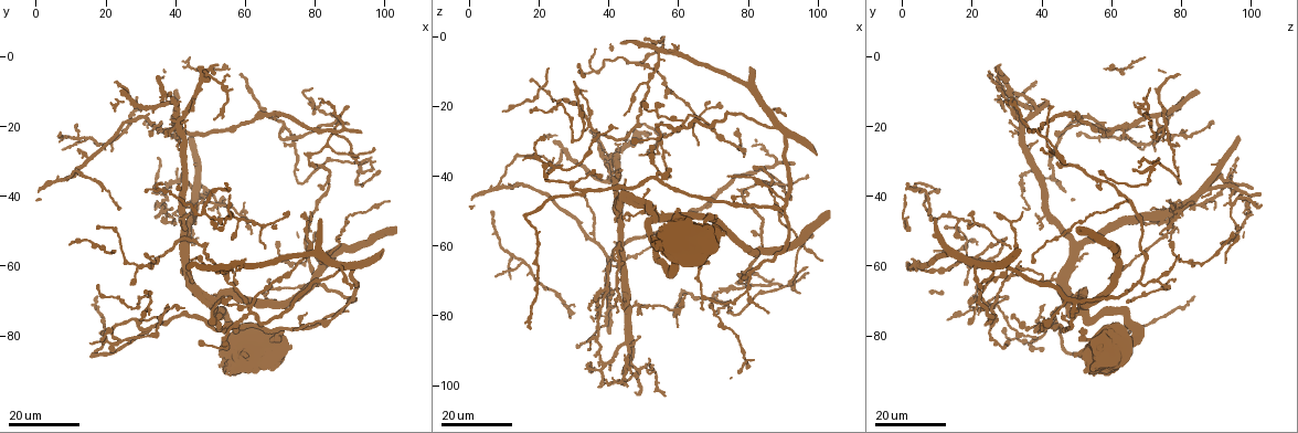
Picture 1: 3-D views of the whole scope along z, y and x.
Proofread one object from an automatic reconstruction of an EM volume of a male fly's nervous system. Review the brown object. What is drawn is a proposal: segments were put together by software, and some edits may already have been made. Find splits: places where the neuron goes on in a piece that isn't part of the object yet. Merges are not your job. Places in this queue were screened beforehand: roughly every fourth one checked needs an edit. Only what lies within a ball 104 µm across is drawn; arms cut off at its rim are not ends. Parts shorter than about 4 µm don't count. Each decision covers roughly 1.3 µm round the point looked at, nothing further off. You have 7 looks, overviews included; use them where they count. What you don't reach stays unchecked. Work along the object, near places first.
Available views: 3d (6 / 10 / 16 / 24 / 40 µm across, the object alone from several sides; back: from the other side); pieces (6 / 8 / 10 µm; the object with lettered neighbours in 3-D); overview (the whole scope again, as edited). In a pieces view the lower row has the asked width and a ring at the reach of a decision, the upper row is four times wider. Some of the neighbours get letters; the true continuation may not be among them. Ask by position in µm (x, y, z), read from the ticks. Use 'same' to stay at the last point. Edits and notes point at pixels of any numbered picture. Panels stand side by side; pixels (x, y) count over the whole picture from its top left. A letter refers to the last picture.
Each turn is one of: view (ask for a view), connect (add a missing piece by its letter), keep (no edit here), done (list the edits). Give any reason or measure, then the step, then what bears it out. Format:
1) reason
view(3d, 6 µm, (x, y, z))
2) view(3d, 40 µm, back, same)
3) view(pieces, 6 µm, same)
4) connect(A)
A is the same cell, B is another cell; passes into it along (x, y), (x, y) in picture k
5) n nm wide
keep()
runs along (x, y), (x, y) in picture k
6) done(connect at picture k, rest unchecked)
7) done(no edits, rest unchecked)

an open end
view(3d, 16 µm, (56.0, 9.5, 28.0))

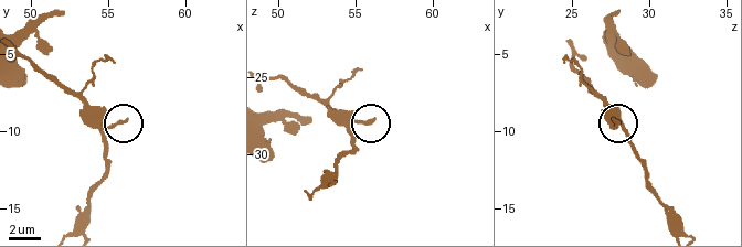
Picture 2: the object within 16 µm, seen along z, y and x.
view(pieces, 6 µm, (56.0, 9.4, 27.8))

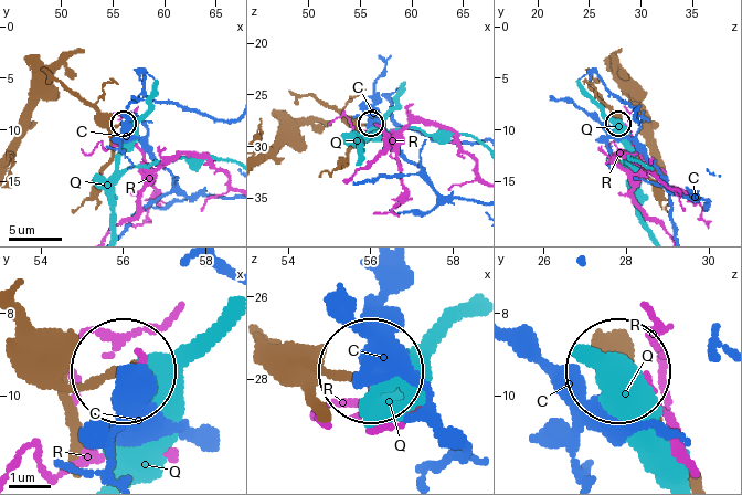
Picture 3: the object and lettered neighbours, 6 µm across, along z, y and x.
200 nm wide
keep()
C, Q and R are other cells; no lettered piece goes on from it

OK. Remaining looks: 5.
branch stops here
view(3d, 24 µm, (57.5, 78.5, 38.5))

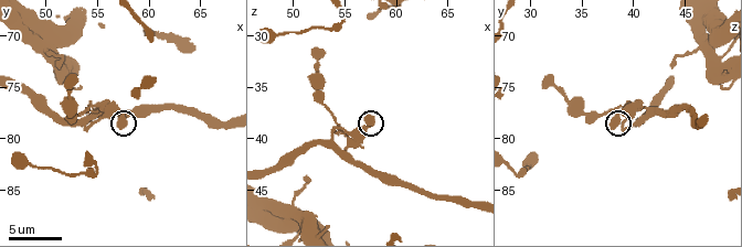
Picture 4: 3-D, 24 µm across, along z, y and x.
view(pieces, 8 µm, (57.4, 78.8, 37.8))

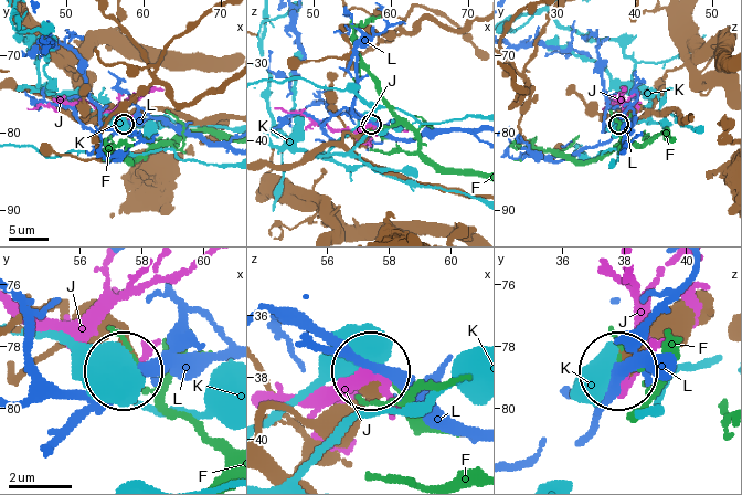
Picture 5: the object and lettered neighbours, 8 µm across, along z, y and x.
keep()
F, J, K and L are other cells; no lettered piece goes on from it

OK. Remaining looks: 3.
long arm stops here
view(3d, 16 µm, (46.5, 81.5, 30.5))

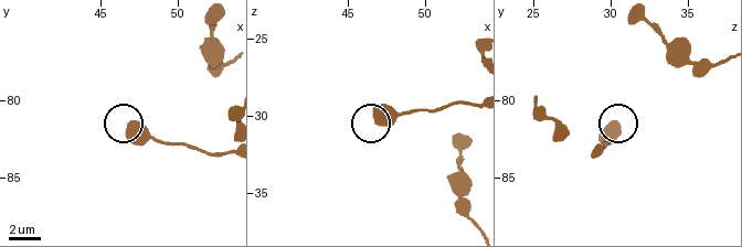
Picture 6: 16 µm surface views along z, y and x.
see the neighbours
view(pieces, 8 µm, (47.0, 81.6, 30.2))

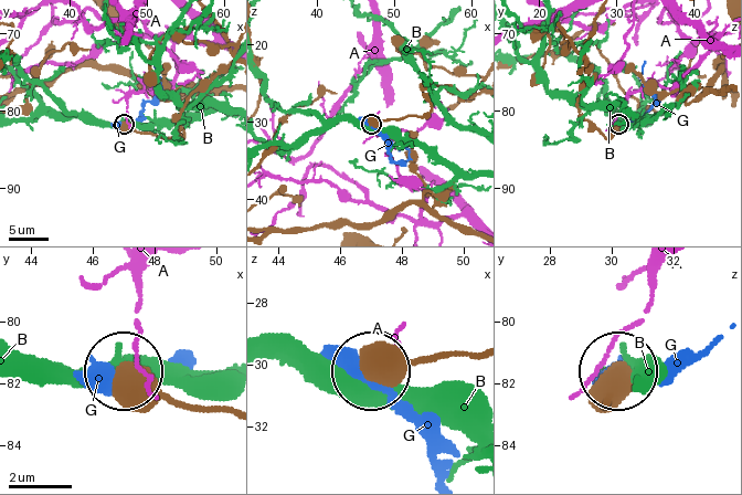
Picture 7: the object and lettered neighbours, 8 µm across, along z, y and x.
680 nm wide
keep()
A, B and G are other cells; none of them fits

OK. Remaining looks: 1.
done(no edits, rest unchecked)

